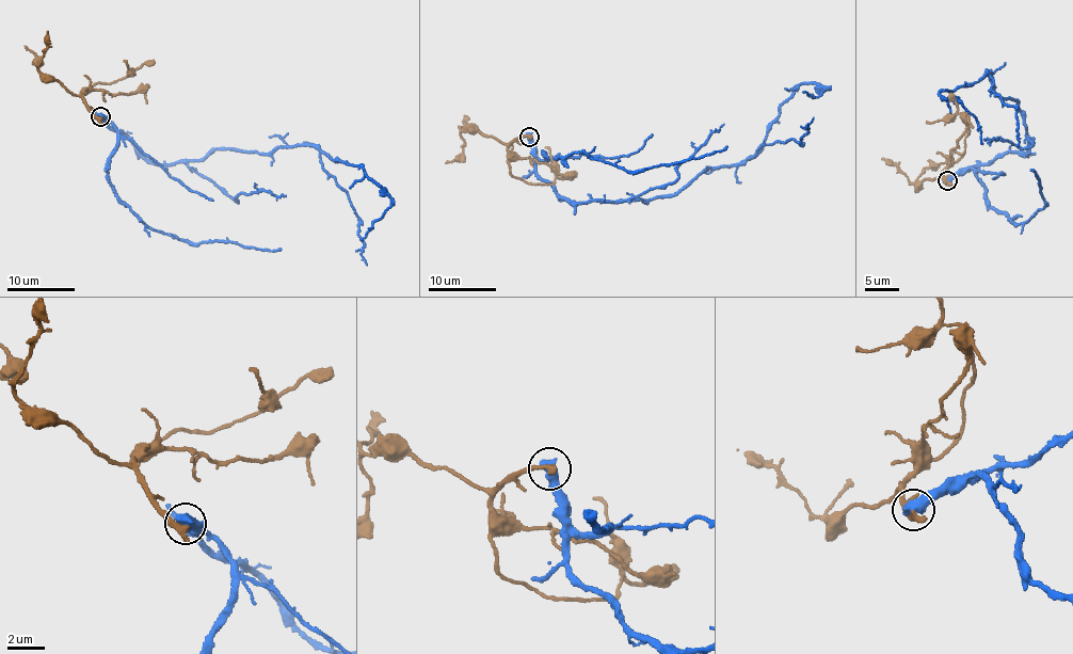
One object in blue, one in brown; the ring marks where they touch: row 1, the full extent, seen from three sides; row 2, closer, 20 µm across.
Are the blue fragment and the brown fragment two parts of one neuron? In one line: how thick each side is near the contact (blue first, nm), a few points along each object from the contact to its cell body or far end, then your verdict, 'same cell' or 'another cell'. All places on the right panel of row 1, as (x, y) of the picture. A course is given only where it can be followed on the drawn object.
calibres 700 and 380 nm; course blue (947, 180), (1010, 150), (1027, 155), (1019, 99), (997, 94), (991, 72), (940, 92), (975, 118), (981, 144); course brown (947, 180), (944, 171), (961, 156), (969, 129), (962, 113), (926, 123); another cell

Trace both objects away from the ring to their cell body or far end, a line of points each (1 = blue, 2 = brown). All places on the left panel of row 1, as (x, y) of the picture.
1: (100, 117), (156, 163), (202, 160), (214, 149), (269, 154), (310, 145), (362, 166), (390, 201), (359, 239)
2: (100, 117), (89, 109), (82, 91), (100, 82), (112, 83), (129, 74), (131, 67), (128, 68), (123, 60)

